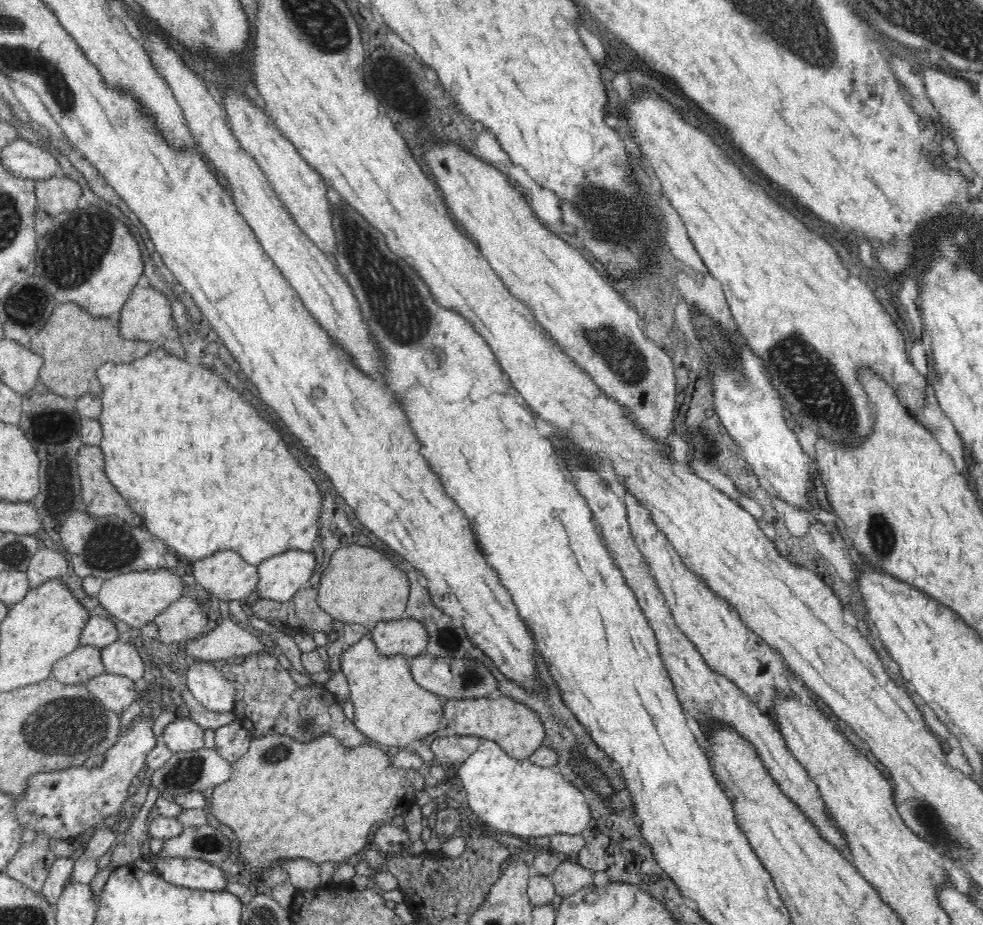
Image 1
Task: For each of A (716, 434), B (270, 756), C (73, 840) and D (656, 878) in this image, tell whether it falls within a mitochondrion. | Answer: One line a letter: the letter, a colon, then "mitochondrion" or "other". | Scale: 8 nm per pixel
A: other
B: mitochondrion
C: other
D: other

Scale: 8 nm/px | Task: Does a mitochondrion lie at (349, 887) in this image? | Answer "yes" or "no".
no

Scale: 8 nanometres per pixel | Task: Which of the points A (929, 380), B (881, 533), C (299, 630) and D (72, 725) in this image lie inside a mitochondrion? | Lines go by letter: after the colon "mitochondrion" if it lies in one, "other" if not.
A: other
B: mitochondrion
C: other
D: mitochondrion

